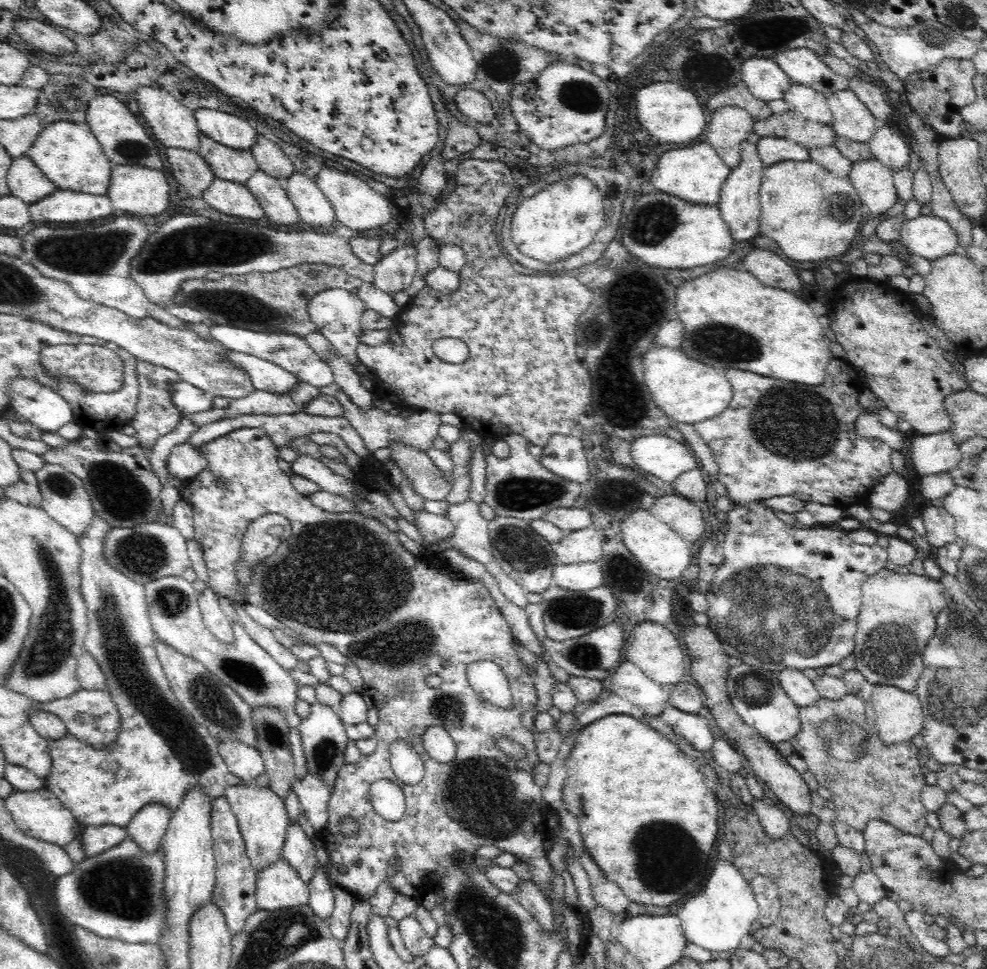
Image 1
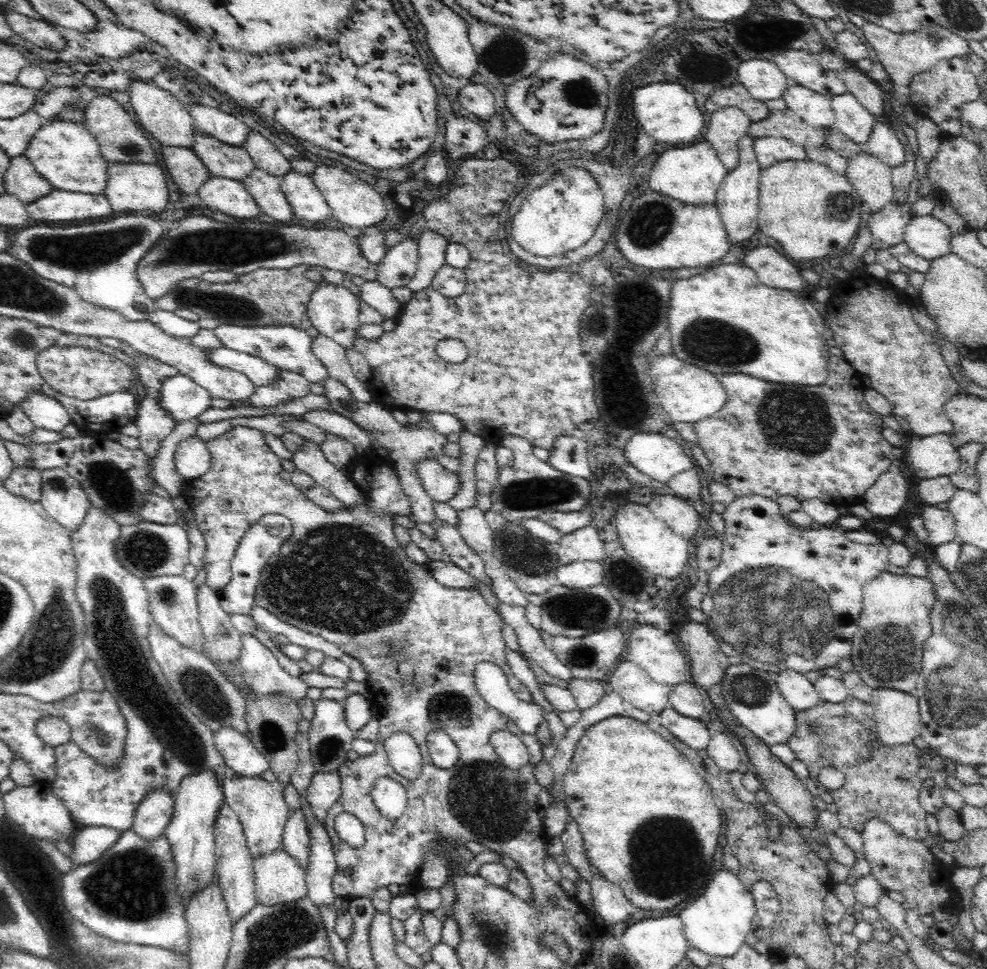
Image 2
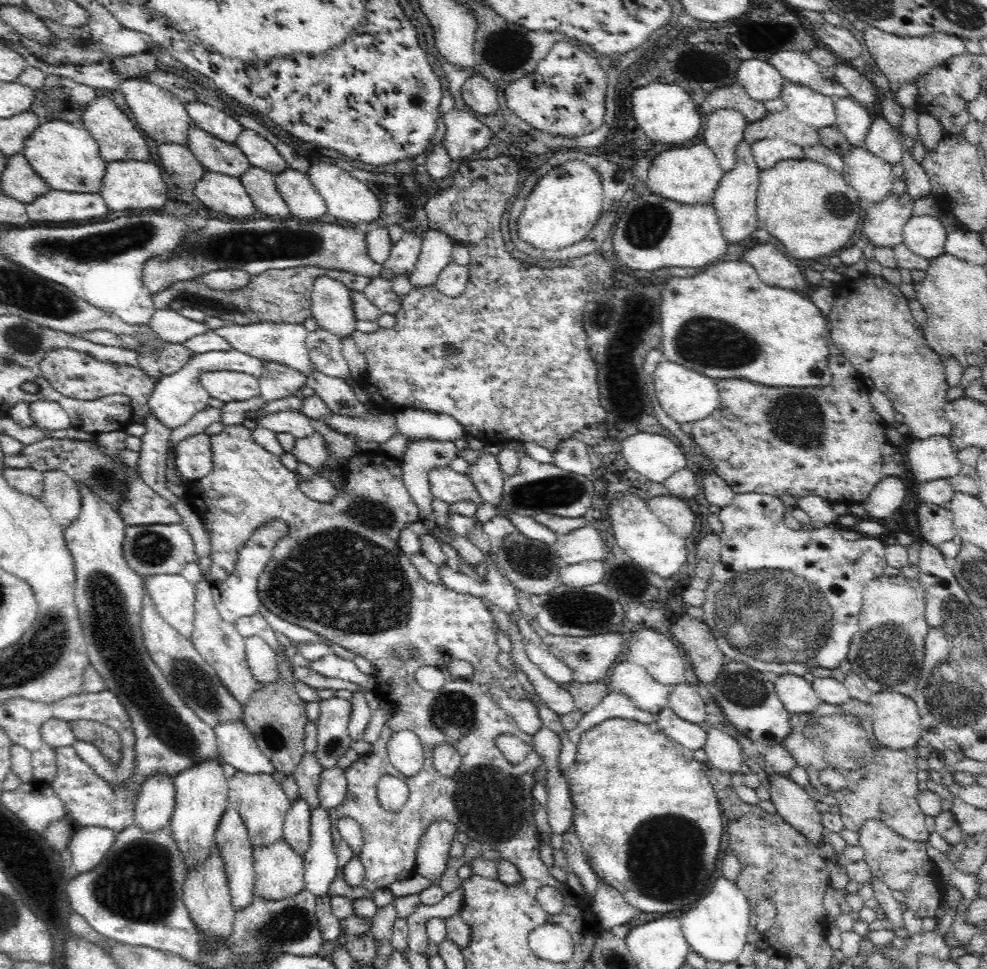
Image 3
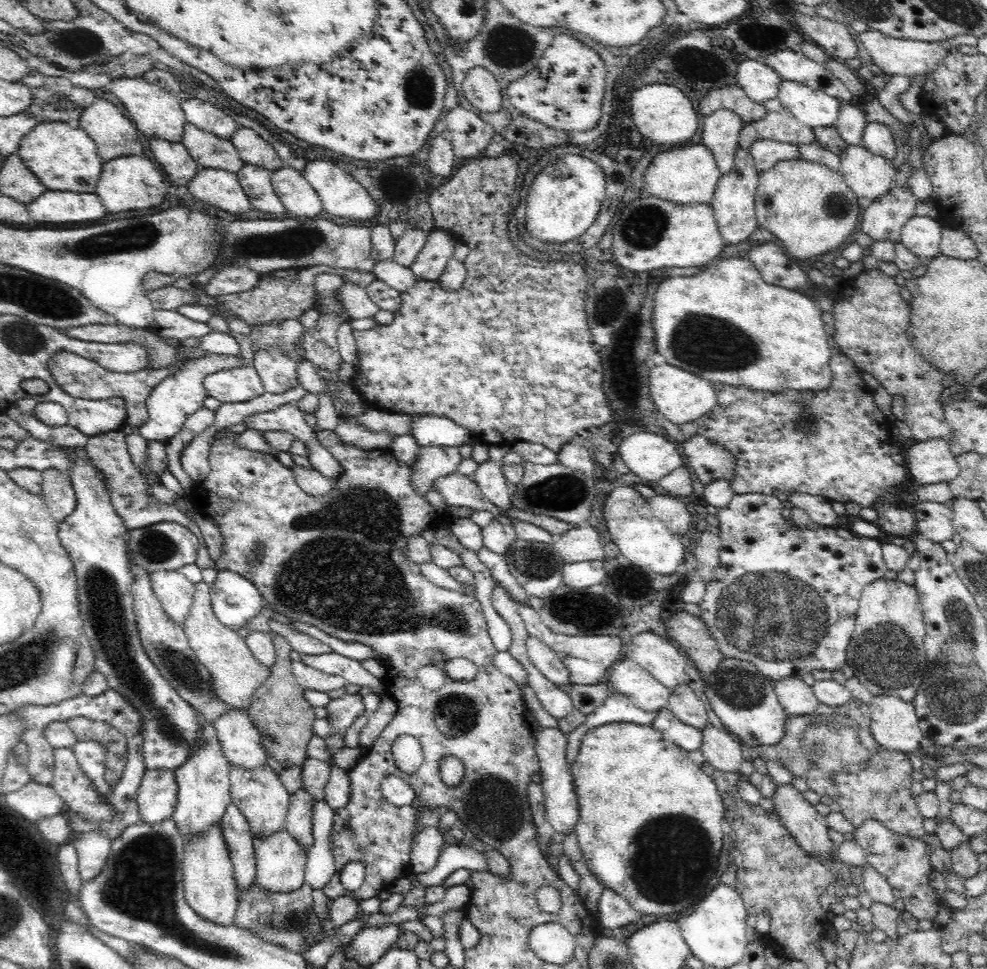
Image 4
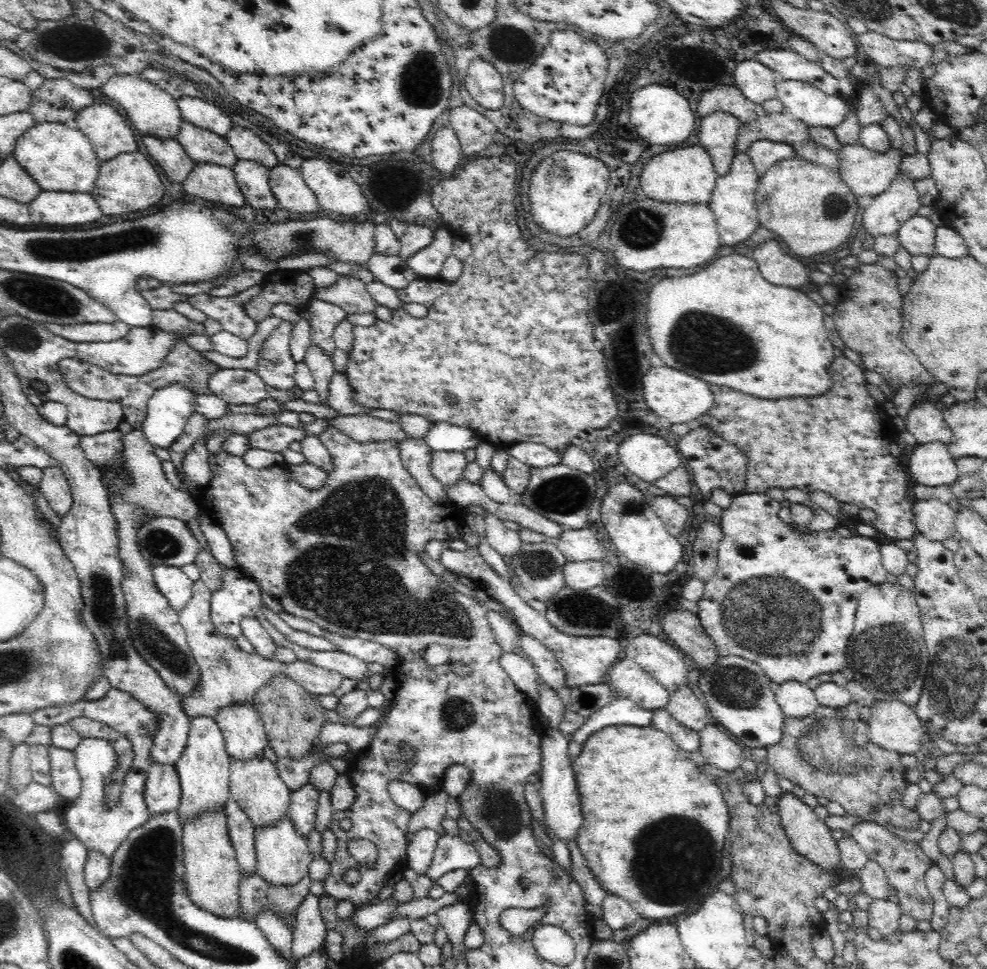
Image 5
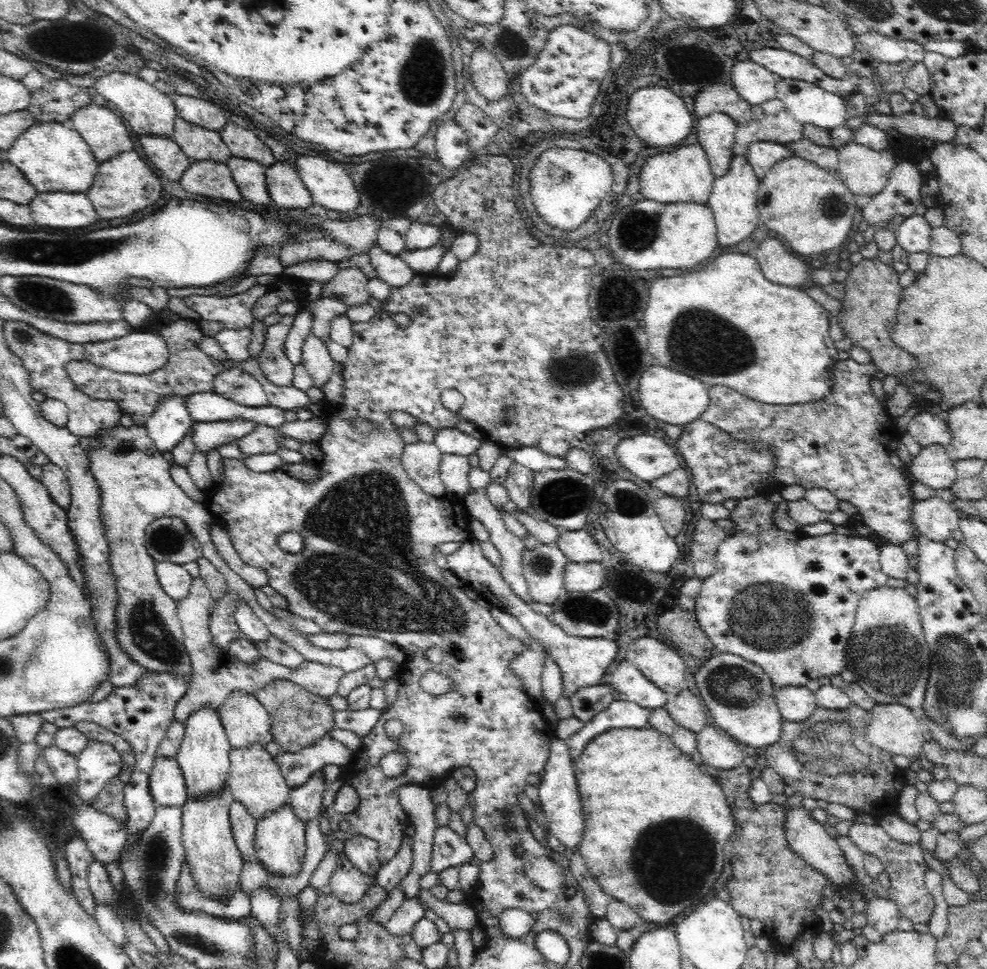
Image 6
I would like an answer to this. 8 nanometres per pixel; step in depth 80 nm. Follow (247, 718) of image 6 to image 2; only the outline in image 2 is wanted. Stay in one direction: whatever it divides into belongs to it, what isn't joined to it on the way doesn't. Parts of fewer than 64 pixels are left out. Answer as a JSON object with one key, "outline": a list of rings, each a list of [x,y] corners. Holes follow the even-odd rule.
{"outline":[[[218,730],[213,734],[215,746],[227,764],[234,770],[235,776],[252,778],[258,777],[268,770],[268,761],[264,758],[251,741],[236,730]]]}

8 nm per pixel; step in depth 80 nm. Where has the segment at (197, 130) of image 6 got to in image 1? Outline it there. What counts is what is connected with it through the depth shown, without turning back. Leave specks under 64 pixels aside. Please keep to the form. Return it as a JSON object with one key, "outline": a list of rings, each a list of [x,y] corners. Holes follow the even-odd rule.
{"outline":[[[204,133],[199,134],[199,153],[208,163],[215,177],[246,185],[259,169],[254,155],[246,150],[234,150],[220,144]]]}

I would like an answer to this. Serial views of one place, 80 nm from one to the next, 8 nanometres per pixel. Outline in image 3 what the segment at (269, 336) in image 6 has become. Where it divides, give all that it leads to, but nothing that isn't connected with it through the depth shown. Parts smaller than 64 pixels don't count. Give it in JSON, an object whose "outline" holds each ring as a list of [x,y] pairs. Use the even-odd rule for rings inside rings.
{"outline":[[[261,362],[259,394],[264,401],[280,400],[296,395],[306,386],[307,377],[302,373],[276,362]]]}

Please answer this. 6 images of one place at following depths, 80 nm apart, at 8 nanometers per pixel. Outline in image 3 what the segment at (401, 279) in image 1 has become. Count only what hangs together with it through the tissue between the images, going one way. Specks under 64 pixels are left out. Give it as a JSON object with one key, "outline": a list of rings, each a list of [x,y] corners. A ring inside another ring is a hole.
{"outline":[[[405,233],[397,244],[392,245],[388,258],[381,265],[379,277],[387,282],[392,282],[400,276],[410,278],[416,267],[421,245],[421,236]]]}

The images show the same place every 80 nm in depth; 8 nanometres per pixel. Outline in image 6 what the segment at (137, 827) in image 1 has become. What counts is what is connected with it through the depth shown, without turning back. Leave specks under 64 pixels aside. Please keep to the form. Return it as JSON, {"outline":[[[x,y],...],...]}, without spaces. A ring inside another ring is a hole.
{"outline":[[[156,757],[148,776],[148,789],[156,808],[160,806],[183,808],[187,802],[184,777],[176,759]]]}

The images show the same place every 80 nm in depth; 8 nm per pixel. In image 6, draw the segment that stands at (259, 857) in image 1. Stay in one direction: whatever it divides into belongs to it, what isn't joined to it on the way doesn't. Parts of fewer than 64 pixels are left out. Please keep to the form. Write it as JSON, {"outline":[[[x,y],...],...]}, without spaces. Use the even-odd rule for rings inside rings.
{"outline":[[[252,746],[248,750],[231,750],[229,761],[231,767],[227,786],[233,800],[240,802],[257,822],[288,806],[291,788],[286,784],[275,757],[270,756],[264,747]]]}

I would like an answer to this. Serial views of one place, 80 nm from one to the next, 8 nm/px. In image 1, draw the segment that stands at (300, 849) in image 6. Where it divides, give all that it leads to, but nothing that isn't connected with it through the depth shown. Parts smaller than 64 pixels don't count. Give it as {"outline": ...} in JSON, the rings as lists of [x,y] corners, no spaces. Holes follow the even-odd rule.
{"outline":[[[282,858],[257,872],[255,897],[258,911],[306,906],[309,904],[309,886]]]}

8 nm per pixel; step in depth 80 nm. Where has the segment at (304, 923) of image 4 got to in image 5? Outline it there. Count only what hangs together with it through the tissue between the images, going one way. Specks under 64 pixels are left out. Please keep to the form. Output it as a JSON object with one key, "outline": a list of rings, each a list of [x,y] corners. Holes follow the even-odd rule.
{"outline":[[[256,873],[249,877],[241,877],[237,916],[244,921],[257,924],[257,914],[268,907],[278,915],[278,919],[290,929],[292,935],[297,920],[297,908],[304,897],[310,896],[310,883],[307,874],[300,882],[290,886],[268,884]],[[287,917],[290,917],[290,920],[286,920]]]}

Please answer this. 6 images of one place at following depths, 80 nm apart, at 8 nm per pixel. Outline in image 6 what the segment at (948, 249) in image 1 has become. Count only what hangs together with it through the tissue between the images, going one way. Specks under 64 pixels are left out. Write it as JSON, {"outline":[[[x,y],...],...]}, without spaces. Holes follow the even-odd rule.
{"outline":[[[913,215],[905,218],[894,229],[897,244],[908,254],[929,254],[931,249],[932,226],[926,221],[925,216]]]}

